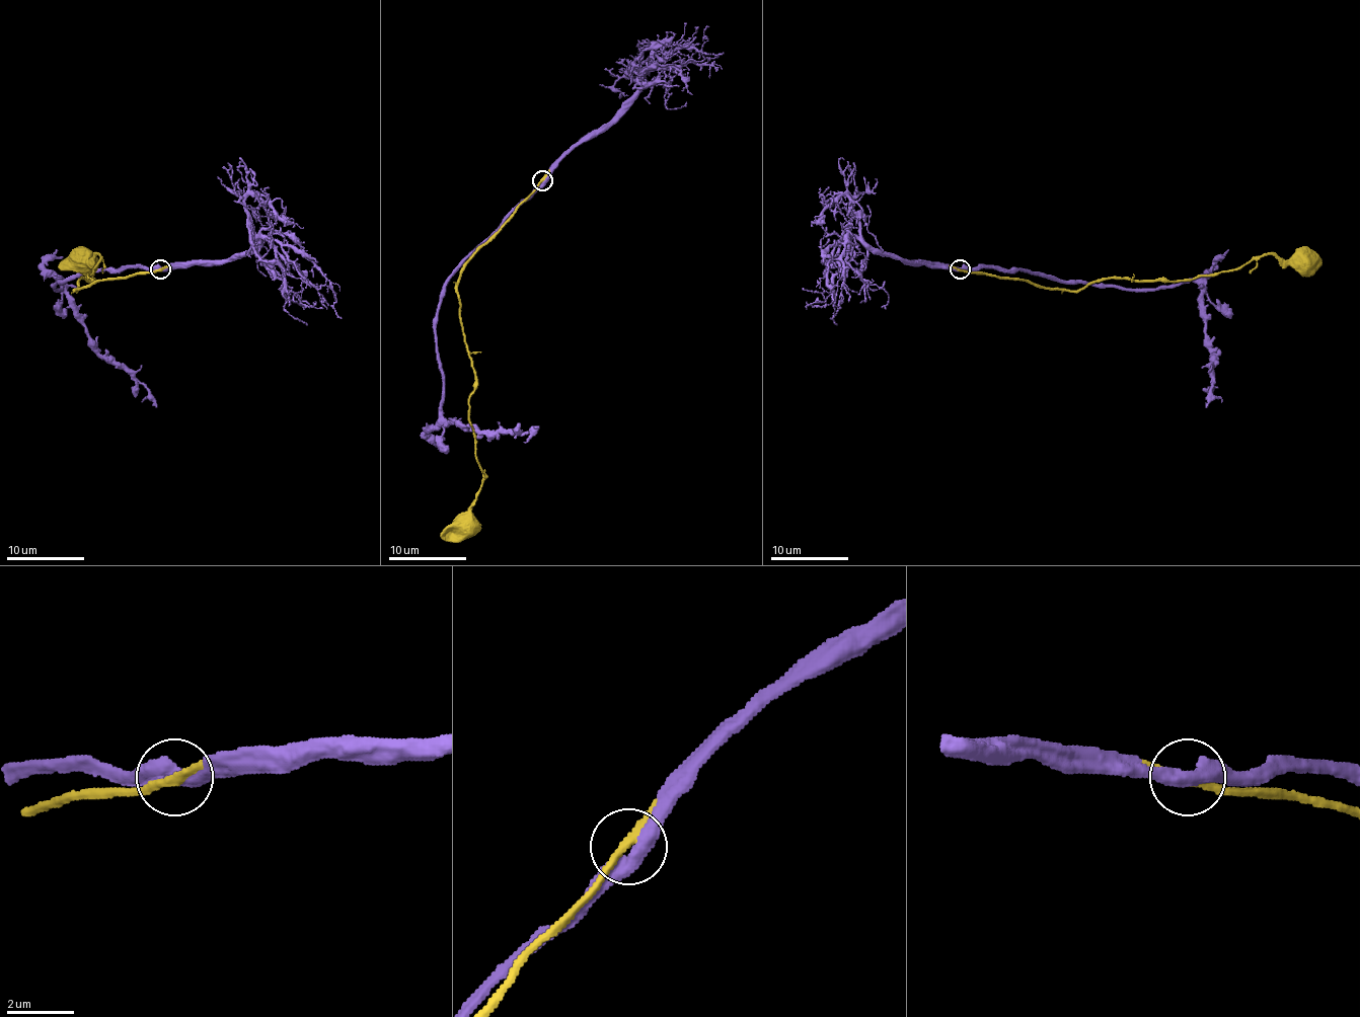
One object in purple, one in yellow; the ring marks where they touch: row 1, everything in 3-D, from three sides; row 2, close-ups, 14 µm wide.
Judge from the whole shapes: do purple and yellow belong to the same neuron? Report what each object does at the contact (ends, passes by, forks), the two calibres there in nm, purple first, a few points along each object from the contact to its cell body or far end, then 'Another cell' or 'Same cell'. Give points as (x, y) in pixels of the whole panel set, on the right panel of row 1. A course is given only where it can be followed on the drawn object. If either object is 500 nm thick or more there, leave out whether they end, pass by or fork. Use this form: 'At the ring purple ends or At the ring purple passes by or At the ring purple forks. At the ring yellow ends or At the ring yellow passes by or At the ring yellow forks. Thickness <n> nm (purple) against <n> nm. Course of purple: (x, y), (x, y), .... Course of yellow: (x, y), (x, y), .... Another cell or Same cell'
At the ring purple passes by. At the ring yellow passes by. Thickness 440 nm (purple) against 220 nm. Course of purple: (961, 268), (1027, 268), (1105, 286), (1174, 288), (1193, 281), (1201, 292), (1211, 353), (1213, 388), (1205, 407). Course of yellow: (961, 268), (1081, 290), (1107, 279), (1192, 281), (1276, 254), (1318, 266). Same cell

